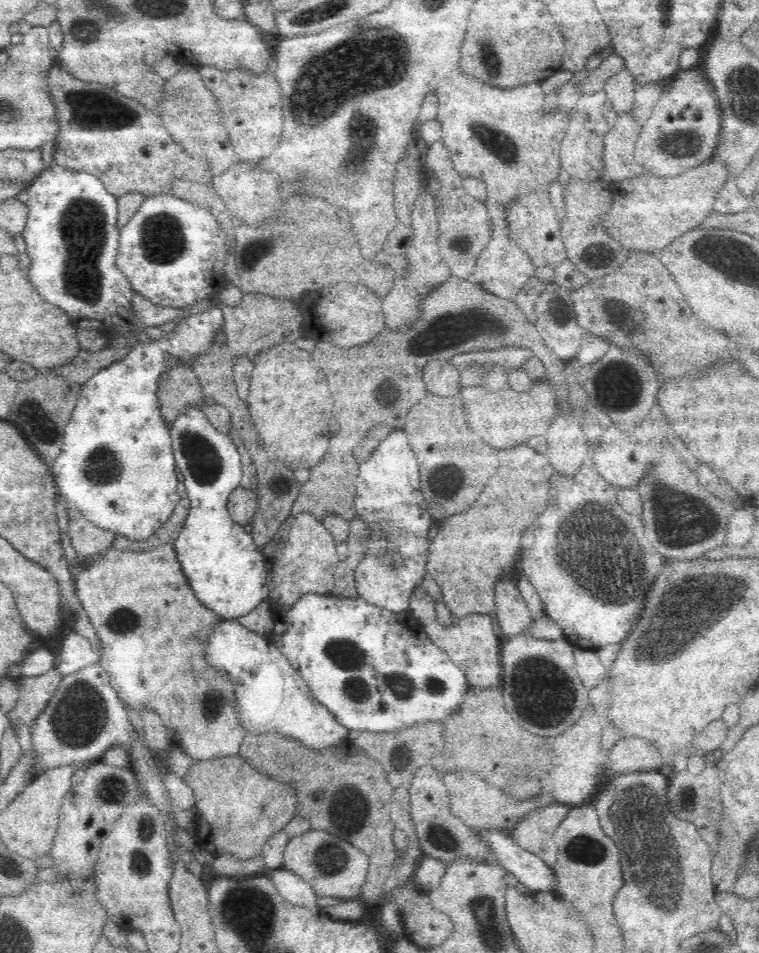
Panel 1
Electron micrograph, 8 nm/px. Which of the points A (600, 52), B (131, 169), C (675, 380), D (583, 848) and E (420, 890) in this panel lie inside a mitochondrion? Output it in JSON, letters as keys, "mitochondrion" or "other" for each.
{"A":"other","B":"other","C":"other","D":"mitochondrion","E":"other"}

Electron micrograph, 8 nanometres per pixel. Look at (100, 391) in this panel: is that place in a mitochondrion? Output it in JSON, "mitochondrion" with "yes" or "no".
{"mitochondrion":"no"}

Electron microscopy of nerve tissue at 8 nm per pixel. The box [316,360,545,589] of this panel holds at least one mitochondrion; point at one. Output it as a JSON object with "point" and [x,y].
{"point":[444,479]}

